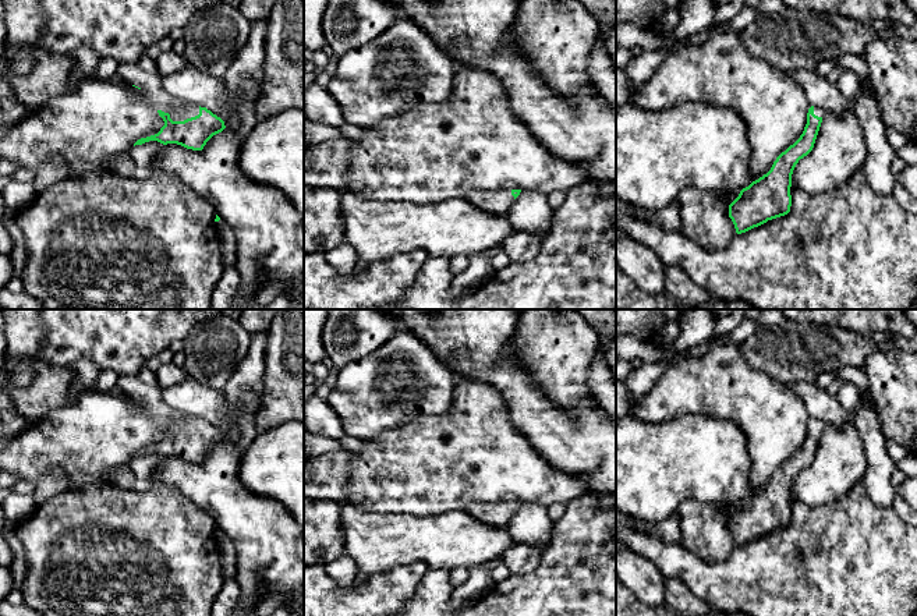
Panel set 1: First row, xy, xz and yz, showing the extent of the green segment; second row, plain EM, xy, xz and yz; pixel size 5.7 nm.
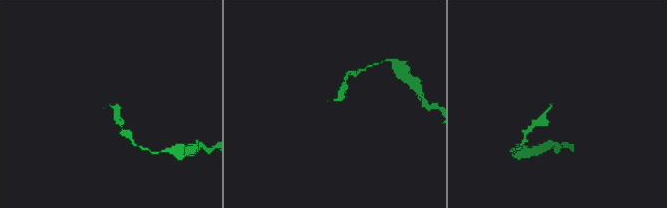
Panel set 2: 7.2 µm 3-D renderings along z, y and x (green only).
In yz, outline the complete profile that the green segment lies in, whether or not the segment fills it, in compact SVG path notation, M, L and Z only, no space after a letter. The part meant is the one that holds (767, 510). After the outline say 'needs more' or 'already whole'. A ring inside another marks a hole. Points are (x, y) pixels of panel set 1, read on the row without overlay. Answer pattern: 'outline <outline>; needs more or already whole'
outline M811 418L800 450L776 470L766 486L743 500L729 517L729 530L737 546L790 524L793 482L812 463L825 428L825 422Z; needs more

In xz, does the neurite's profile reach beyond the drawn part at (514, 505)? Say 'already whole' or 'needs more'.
needs more

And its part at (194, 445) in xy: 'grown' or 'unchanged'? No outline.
grown

